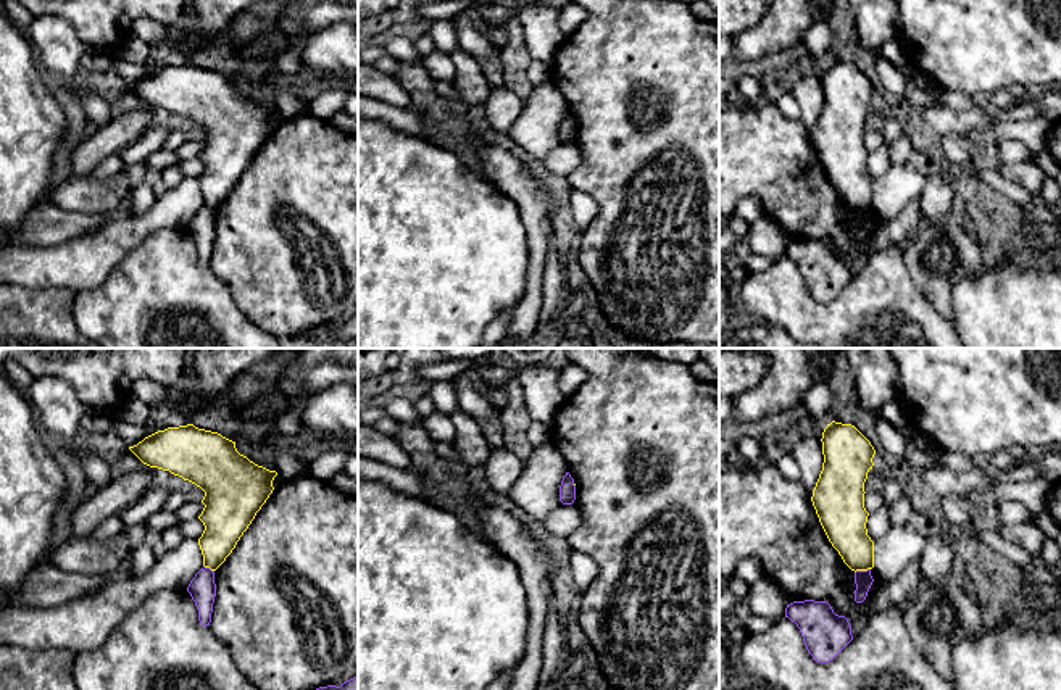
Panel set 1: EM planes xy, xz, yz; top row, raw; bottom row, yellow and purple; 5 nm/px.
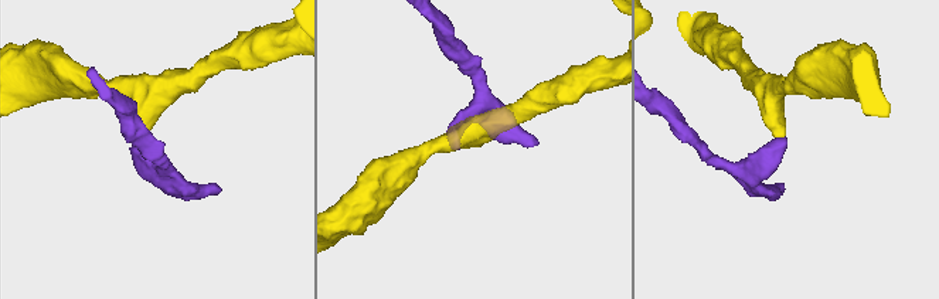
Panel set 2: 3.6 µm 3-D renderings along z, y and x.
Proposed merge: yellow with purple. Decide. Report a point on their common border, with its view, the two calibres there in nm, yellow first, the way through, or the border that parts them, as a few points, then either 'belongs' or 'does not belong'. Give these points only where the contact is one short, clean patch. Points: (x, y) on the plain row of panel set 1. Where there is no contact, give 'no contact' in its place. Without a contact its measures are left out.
contact yz (861, 208); calibres 220 and 90 nm; border yz (869, 207), (855, 211); does not belong

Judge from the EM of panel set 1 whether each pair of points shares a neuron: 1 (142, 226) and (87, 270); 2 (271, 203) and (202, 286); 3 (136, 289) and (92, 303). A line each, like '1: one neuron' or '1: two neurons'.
1: one neuron
2: two neurons
3: one neuron

